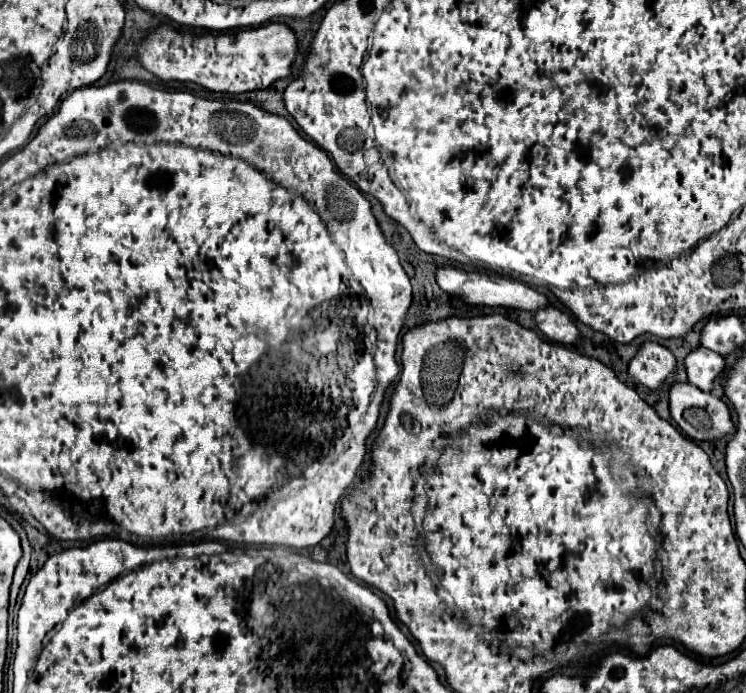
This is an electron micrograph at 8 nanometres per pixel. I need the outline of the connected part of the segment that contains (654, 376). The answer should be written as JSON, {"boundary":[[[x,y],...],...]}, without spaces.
{"boundary":[[[645,342],[629,362],[629,374],[643,386],[657,390],[677,370],[675,356],[657,342]]]}

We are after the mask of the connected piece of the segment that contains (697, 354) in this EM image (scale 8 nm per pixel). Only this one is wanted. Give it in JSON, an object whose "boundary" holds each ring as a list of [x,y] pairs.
{"boundary":[[[697,348],[685,358],[685,368],[693,386],[701,388],[703,392],[711,392],[715,380],[725,372],[725,360],[707,348]]]}

